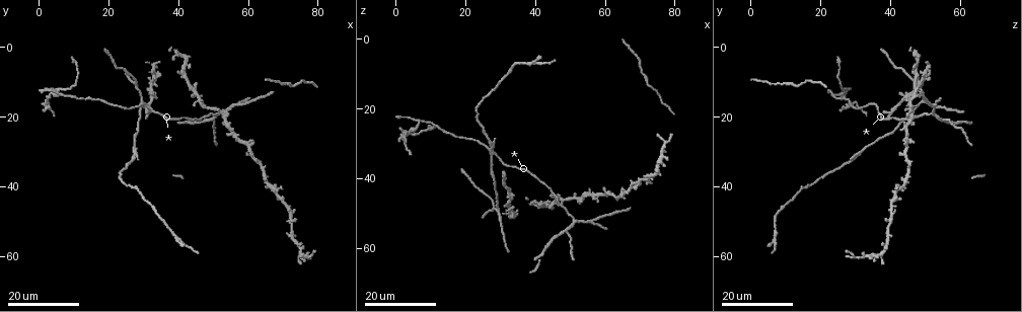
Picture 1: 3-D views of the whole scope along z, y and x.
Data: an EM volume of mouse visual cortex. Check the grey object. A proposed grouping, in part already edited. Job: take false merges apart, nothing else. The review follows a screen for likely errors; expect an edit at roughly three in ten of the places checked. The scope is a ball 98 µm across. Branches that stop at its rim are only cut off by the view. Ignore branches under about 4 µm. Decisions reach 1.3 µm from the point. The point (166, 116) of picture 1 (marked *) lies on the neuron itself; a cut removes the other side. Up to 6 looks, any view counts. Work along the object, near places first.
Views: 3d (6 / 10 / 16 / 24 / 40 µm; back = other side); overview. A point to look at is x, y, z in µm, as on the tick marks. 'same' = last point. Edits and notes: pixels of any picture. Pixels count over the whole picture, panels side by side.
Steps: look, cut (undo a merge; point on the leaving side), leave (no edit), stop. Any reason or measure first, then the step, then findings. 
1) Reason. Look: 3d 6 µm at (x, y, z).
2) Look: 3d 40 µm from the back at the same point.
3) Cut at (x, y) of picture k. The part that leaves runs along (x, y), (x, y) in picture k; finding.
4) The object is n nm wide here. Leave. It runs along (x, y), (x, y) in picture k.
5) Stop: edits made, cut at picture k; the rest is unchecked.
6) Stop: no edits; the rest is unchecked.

Look: 3d 16 µm at (28.0, 11.0, 48.5).

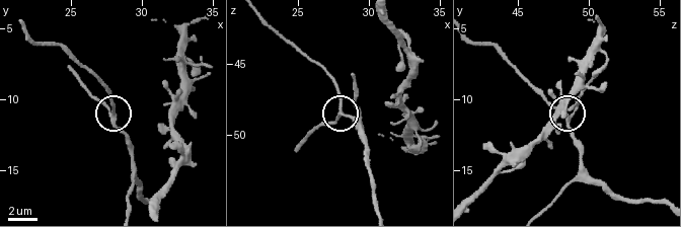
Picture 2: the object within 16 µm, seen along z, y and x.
Look: 3d 10 µm at (28.0, 11.2, 48.4).

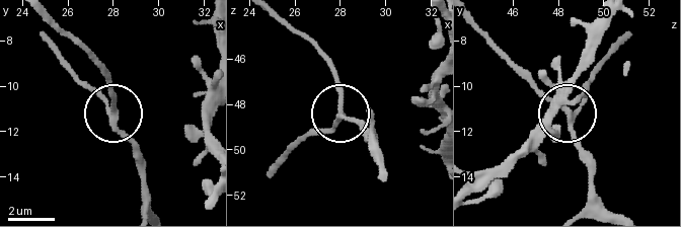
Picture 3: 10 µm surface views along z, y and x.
The object is 210 nm wide here. Leave. One neuron here.

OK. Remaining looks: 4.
A fork. Look: 3d 16 µm at (29.5, 16.0, 49.0).

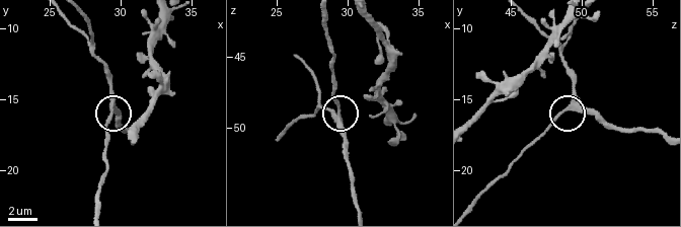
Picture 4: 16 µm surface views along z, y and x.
Look: 3d 6 µm at (29.4, 15.6, 49.4).

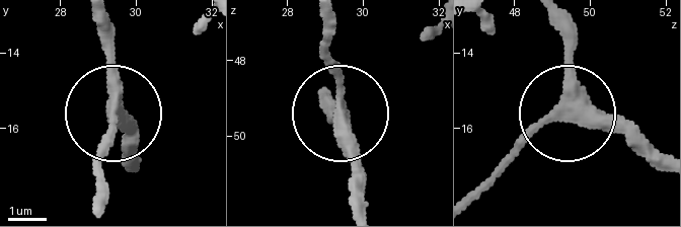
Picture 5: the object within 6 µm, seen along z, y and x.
The object is 320 nm wide here. Leave. Continuous, no second neuron.

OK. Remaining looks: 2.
Two arms in line, one across. Look: 3d 24 µm at (6.5, 13.5, 23.5).

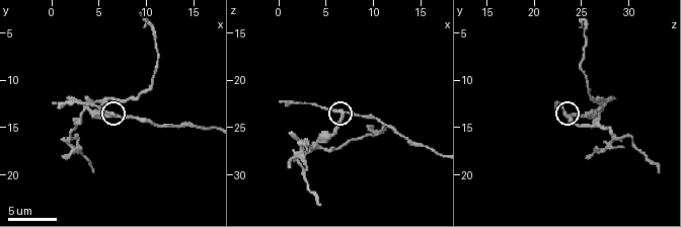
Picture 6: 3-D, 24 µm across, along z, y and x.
Look: 3d 6 µm at (6.8, 13.6, 23.4).

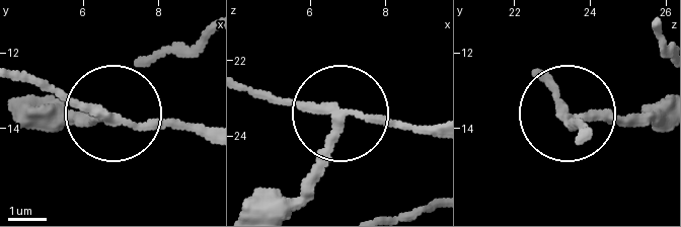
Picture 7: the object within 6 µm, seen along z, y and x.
The object is 230 nm wide here. Cut at (317, 179) of picture 7. A second neuron is stuck on.

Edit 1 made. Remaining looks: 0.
Stop: edits made, cut at picture 7; the rest is unchecked.

